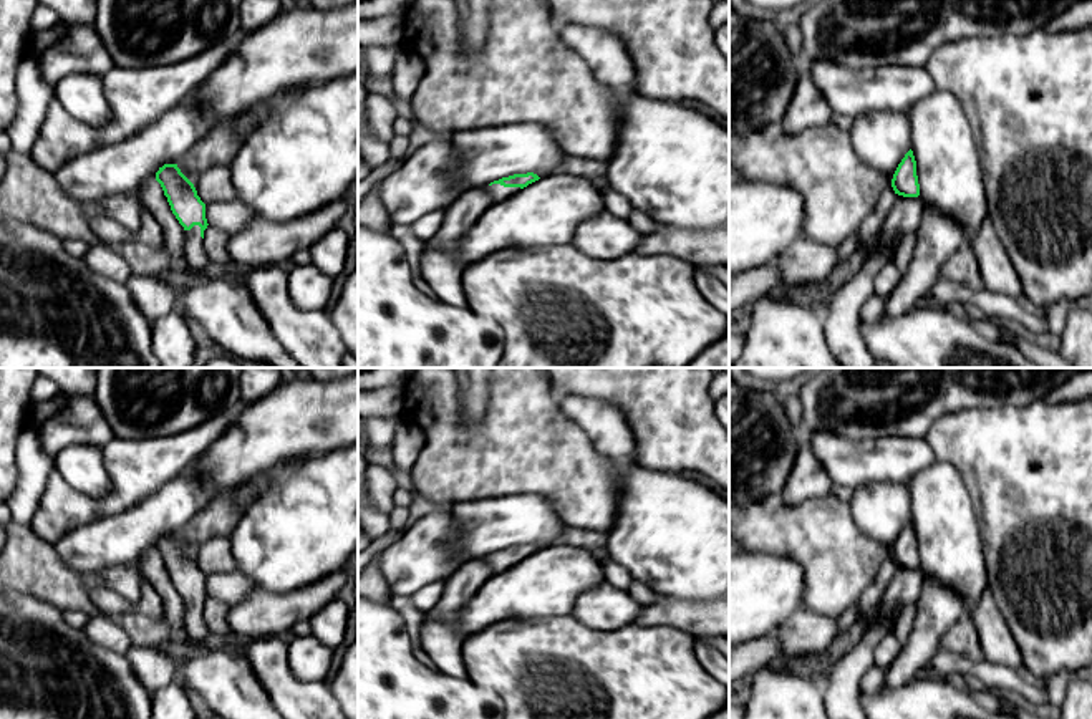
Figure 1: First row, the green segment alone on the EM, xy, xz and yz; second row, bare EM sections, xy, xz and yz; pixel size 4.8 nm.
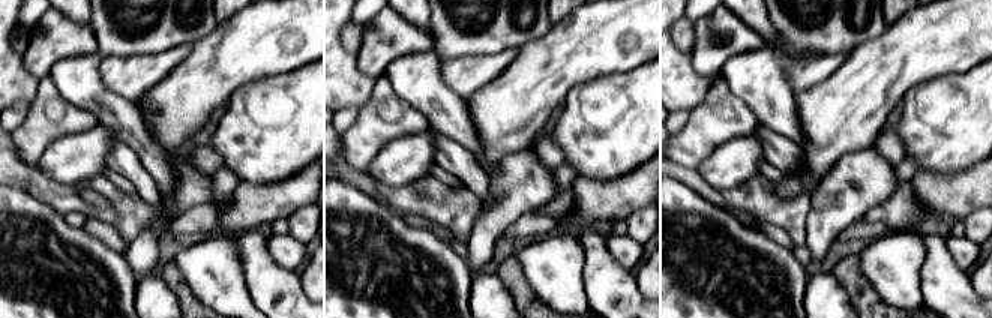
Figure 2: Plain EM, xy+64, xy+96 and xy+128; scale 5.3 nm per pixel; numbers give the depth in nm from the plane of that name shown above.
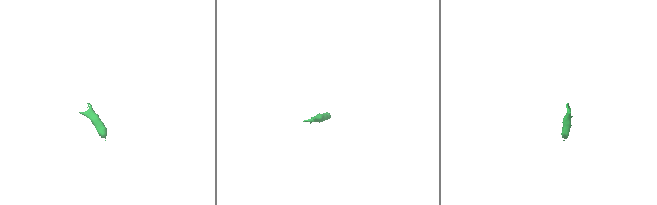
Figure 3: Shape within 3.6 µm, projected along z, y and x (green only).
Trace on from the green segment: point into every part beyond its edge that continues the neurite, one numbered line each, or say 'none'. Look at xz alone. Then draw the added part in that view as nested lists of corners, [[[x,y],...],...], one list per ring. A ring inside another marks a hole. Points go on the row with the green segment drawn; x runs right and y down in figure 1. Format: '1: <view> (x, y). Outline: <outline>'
1: xz (496, 191). Outline: [[[500,184],[486,186],[484,189],[492,197],[494,202],[510,197],[520,191],[520,187],[504,187]]]

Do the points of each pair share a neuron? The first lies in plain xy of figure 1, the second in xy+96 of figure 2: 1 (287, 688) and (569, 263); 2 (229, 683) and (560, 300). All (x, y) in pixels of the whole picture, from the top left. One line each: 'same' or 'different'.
1: different
2: same

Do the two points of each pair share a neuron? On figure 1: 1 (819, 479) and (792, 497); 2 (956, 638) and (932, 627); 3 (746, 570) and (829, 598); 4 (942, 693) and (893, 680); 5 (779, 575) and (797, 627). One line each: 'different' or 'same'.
1: same
2: different
3: different
4: different
5: different

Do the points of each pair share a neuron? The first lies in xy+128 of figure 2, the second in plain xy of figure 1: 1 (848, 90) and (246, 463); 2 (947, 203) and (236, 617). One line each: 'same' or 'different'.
1: same
2: same

